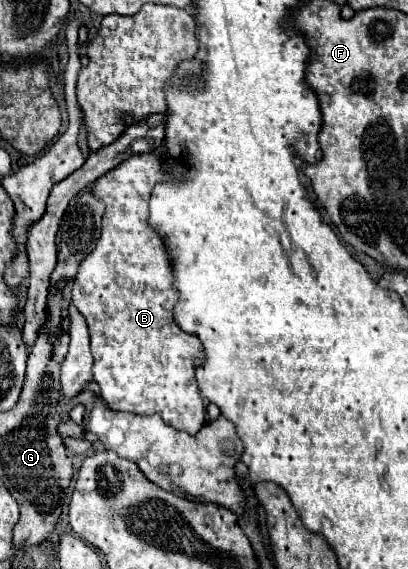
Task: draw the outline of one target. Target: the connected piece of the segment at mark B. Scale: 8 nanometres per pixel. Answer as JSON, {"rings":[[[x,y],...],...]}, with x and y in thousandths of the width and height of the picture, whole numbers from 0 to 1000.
{"rings":[[[365,267],[316,274],[228,323],[233,344],[243,344],[243,351],[257,359],[252,404],[233,439],[194,464],[189,485],[179,492],[179,534],[218,573],[223,619],[233,629],[228,668],[243,675],[257,710],[272,721],[326,728],[395,728],[414,749],[478,763],[502,745],[502,714],[478,668],[478,633],[498,626],[498,612],[478,591],[453,587],[424,566],[419,541],[429,538],[434,513],[419,503],[424,478],[409,436],[360,397],[370,334],[409,309],[414,306],[400,299],[395,281]]]}

